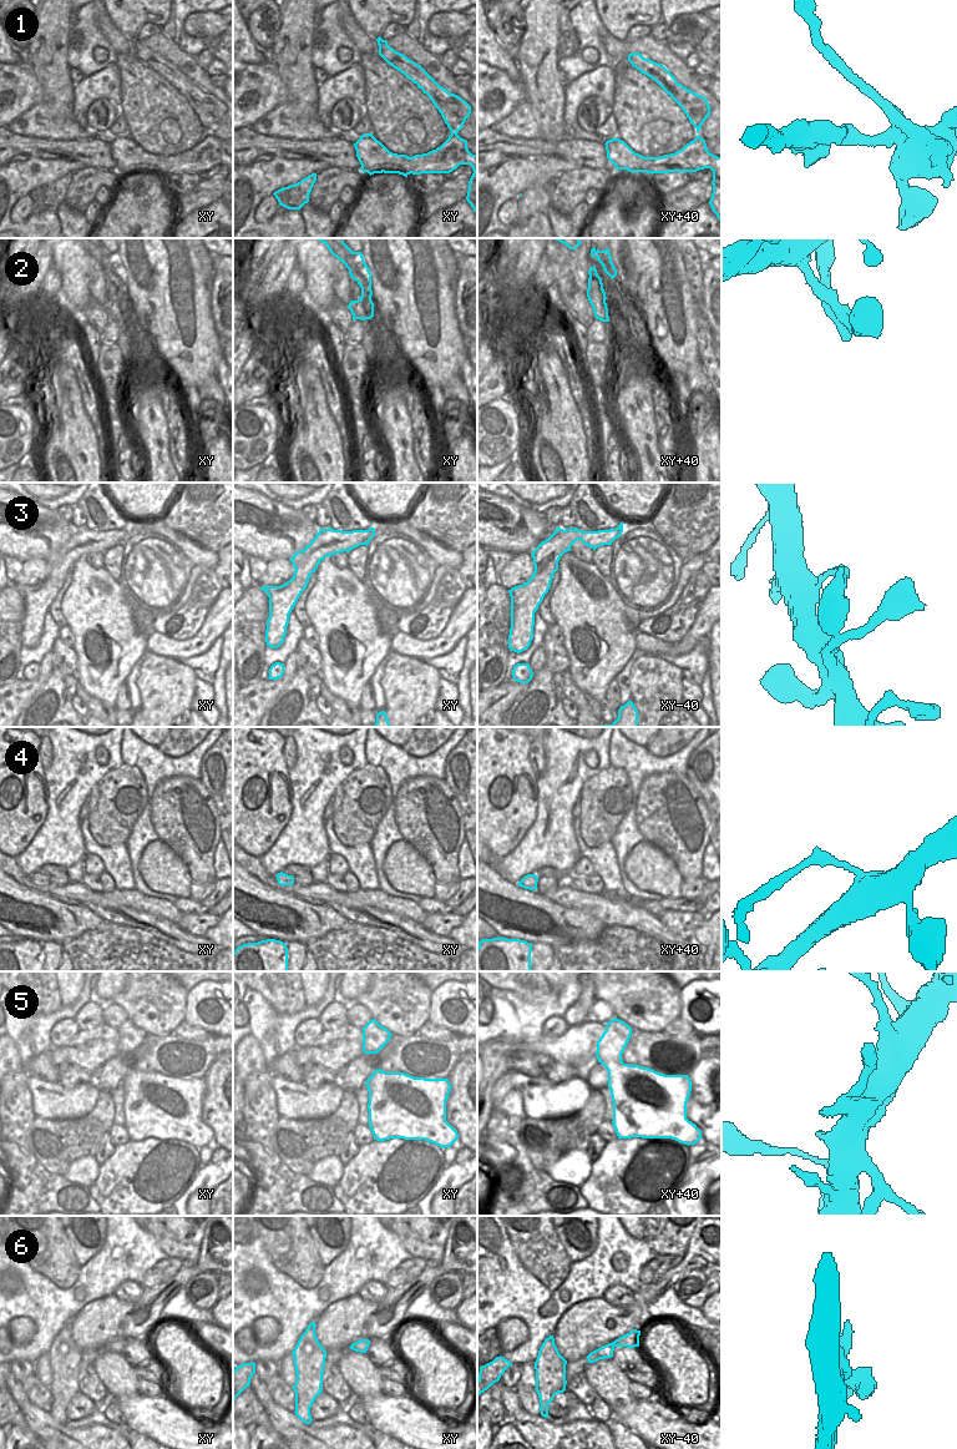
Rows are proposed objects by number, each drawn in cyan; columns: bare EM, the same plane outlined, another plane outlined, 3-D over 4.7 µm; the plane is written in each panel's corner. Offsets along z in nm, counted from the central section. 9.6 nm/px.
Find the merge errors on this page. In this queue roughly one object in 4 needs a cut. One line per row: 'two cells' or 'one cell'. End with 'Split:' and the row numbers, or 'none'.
1: two cells
2: one cell
3: one cell
4: two cells
5: one cell
6: one cell
Split: 1, 4

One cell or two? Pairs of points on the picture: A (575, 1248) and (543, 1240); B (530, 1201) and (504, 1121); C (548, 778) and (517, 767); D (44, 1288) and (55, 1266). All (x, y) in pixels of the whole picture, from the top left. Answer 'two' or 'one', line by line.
A: two
B: one
C: two
D: two

